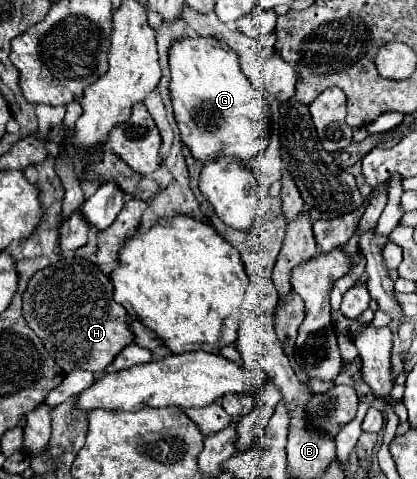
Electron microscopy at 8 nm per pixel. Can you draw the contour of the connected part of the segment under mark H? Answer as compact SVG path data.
M62 257L38 271L24 291L22 315L64 373L74 369L104 371L132 343L132 331L128 331L130 315L114 301L110 279L98 265L82 257Z

